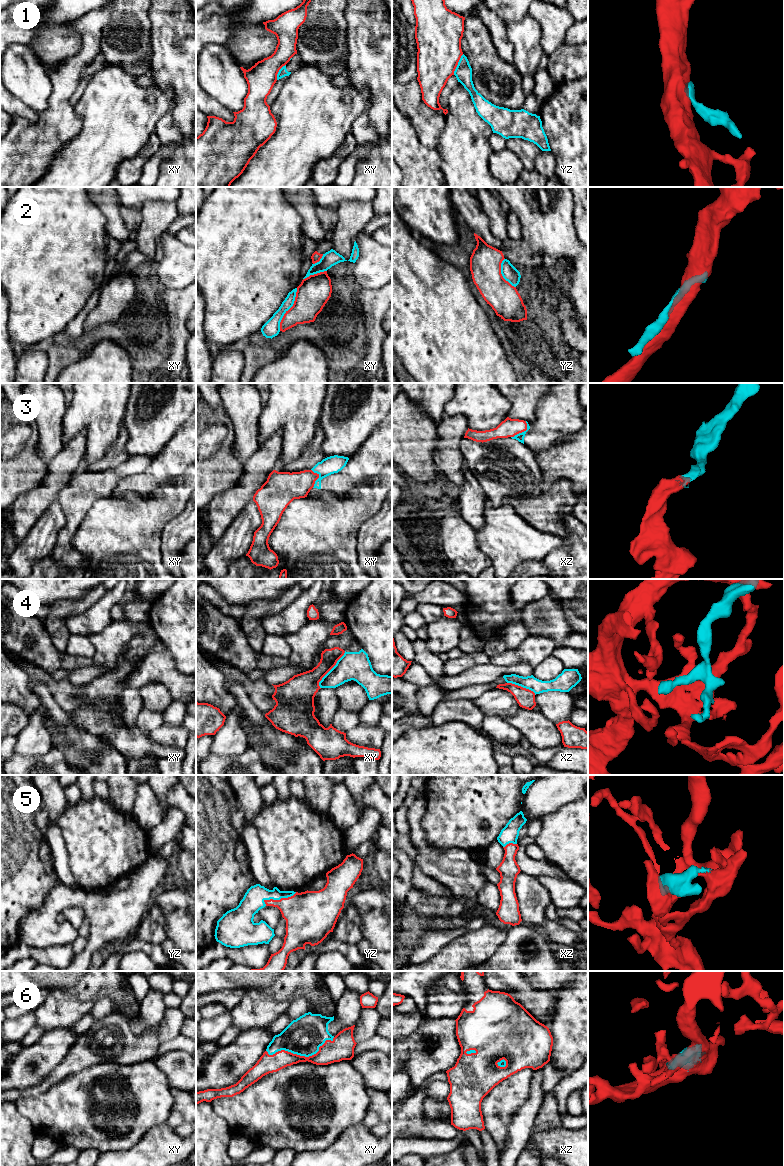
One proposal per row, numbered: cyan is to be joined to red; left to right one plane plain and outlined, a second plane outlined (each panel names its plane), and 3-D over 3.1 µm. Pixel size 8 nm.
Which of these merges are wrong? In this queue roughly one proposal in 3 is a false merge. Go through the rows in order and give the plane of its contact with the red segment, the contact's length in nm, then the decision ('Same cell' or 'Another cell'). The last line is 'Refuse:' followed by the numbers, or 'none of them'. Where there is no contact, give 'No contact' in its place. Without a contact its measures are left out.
1: Touches red in yz. Shared border 190 nm. Another cell
2: Touches red in xy. Shared border 380 nm. Same cell
3: Touches red in xz. Shared border 180 nm. Same cell
4: Touches red in xy. Shared border 360 nm. Same cell
5: Touches red in yz. Shared border 280 nm. Same cell
6: Touches red in xy. Shared border 550 nm. Same cell
Refuse: 1

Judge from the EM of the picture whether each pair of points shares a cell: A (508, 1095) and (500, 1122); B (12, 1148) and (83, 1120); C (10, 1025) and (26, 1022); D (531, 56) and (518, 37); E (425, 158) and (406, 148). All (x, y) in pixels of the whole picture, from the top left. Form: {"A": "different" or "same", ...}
{"A": "same", "B": "different", "C": "same", "D": "same", "E": "same"}

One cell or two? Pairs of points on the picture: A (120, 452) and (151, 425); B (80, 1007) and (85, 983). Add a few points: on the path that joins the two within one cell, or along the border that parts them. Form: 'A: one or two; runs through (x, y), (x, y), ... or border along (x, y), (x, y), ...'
A: two; border along (123, 424), (126, 430), (126, 453), (129, 457)
B: two; border along (74, 995), (81, 1000), (99, 1000), (105, 997)

